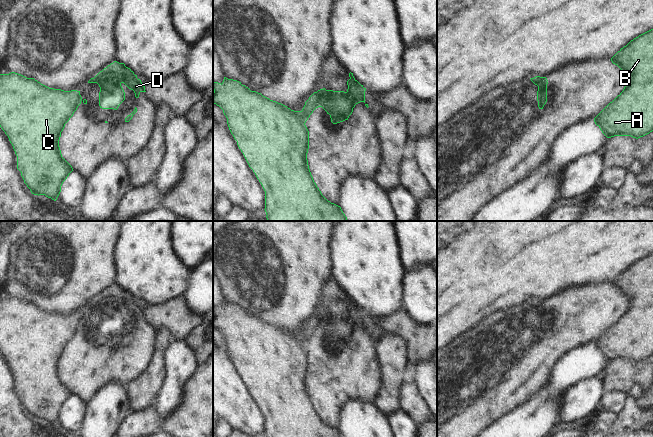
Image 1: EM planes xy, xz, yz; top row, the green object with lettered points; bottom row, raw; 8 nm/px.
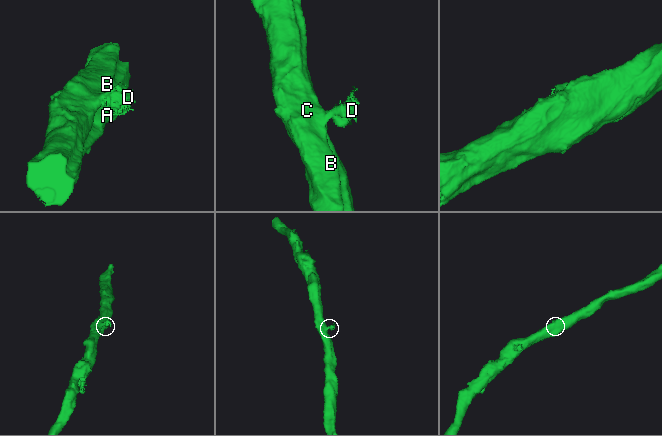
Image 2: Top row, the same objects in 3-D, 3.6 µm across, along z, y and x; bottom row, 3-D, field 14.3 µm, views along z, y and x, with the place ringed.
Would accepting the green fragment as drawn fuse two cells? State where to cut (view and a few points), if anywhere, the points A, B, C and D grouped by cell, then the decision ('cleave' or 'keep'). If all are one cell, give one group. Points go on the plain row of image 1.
cut xz (316, 316), (320, 321), (318, 330); groups A B C / D; cleave

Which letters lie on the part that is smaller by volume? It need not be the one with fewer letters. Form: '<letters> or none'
D.

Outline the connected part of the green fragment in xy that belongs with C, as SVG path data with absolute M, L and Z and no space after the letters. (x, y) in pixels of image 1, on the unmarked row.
M15 296L0 298L0 351L13 370L17 380L17 393L32 418L45 419L56 425L63 406L73 395L72 390L62 381L59 364L65 348L73 340L81 325L80 315L49 312L34 302L27 302Z

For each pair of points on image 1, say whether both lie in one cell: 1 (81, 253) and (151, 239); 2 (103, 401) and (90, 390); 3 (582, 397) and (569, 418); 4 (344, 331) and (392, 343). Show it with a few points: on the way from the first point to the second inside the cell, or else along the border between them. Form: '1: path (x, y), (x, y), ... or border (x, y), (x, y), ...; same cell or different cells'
1: border (120, 231), (115, 246), (116, 269); different cells
2: border (117, 383), (107, 383), (88, 403); different cells
3: path (580, 402), (571, 413); same cell
4: border (377, 343), (377, 352), (382, 366); different cells

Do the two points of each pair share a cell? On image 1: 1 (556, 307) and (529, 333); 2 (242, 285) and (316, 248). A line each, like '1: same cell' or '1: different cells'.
1: same cell
2: same cell

